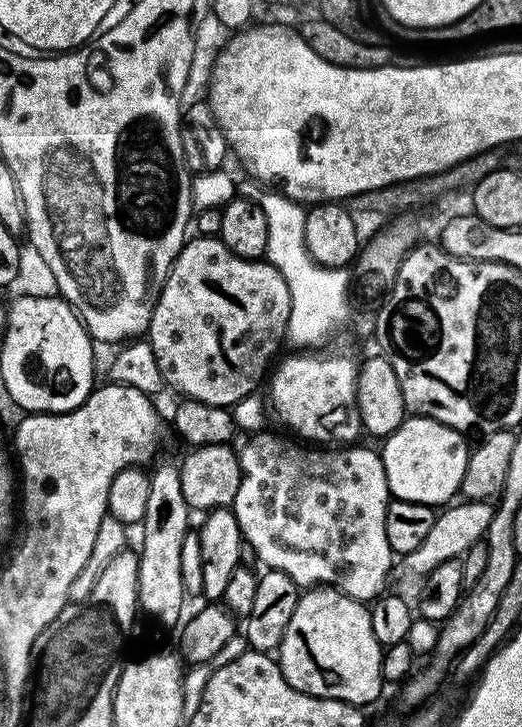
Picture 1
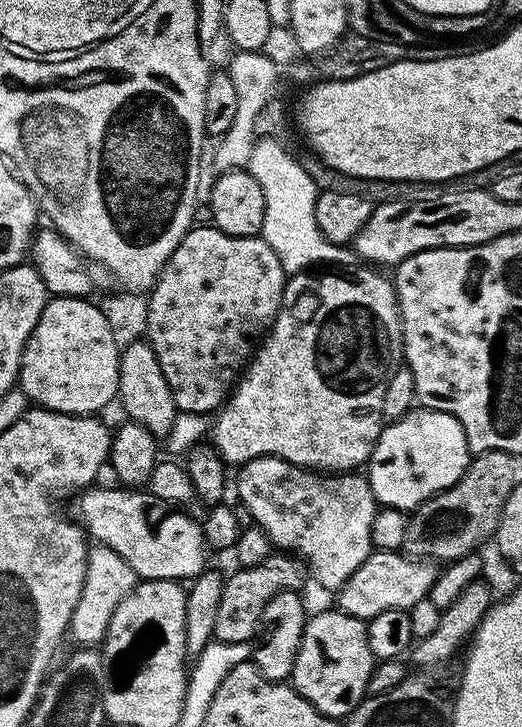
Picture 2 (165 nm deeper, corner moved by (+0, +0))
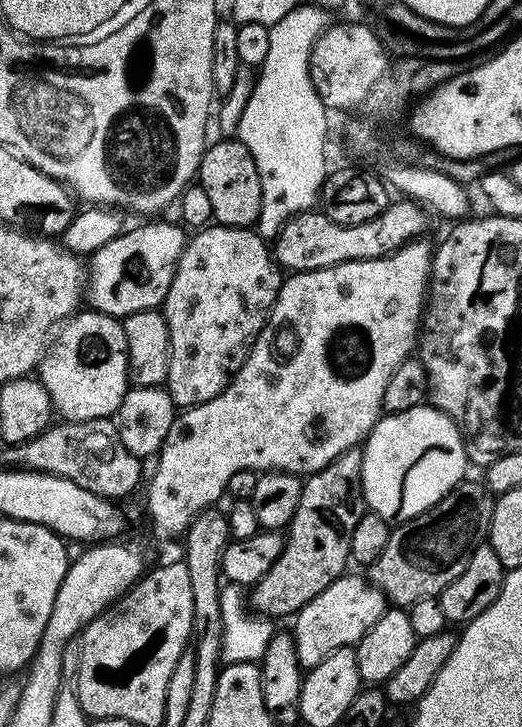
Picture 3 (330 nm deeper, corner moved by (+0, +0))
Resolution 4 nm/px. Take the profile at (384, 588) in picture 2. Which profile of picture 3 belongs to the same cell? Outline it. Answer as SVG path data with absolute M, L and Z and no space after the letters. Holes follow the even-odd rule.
M363 575L360 576L339 576L330 586L326 586L326 590L322 590L322 594L318 594L318 598L306 602L306 606L295 613L294 637L301 669L318 666L318 662L322 662L322 658L334 650L354 646L366 634L366 630L370 630L370 626L382 618L386 610L383 591L375 588Z

